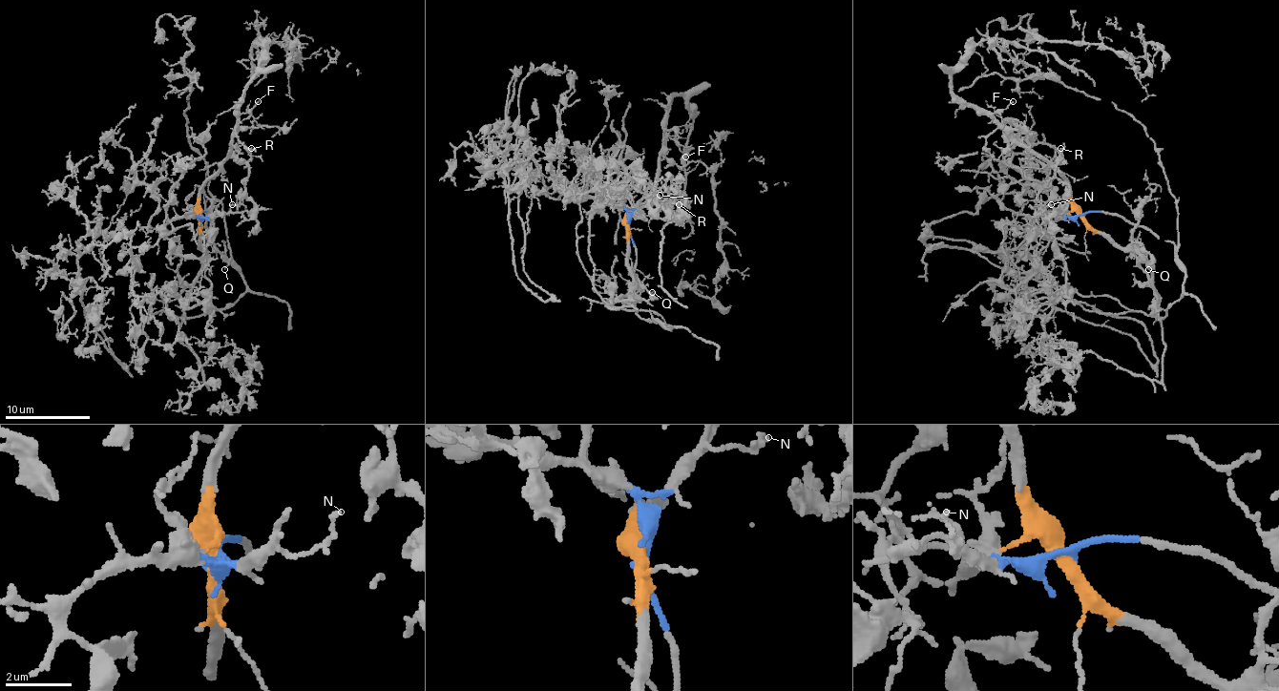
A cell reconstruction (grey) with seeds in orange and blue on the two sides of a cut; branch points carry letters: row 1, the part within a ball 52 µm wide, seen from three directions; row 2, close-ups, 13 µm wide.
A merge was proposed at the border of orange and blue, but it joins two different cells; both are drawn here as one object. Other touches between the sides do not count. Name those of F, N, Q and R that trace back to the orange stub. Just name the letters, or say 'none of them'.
F, Q

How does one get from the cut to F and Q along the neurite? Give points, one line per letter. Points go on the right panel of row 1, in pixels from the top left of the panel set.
F: (1082, 216), (1072, 198), (1070, 186), (994, 115), (1013, 101)
Q: (1082, 216), (1093, 228), (1117, 243), (1127, 247), (1138, 243), (1150, 256), (1148, 268)

